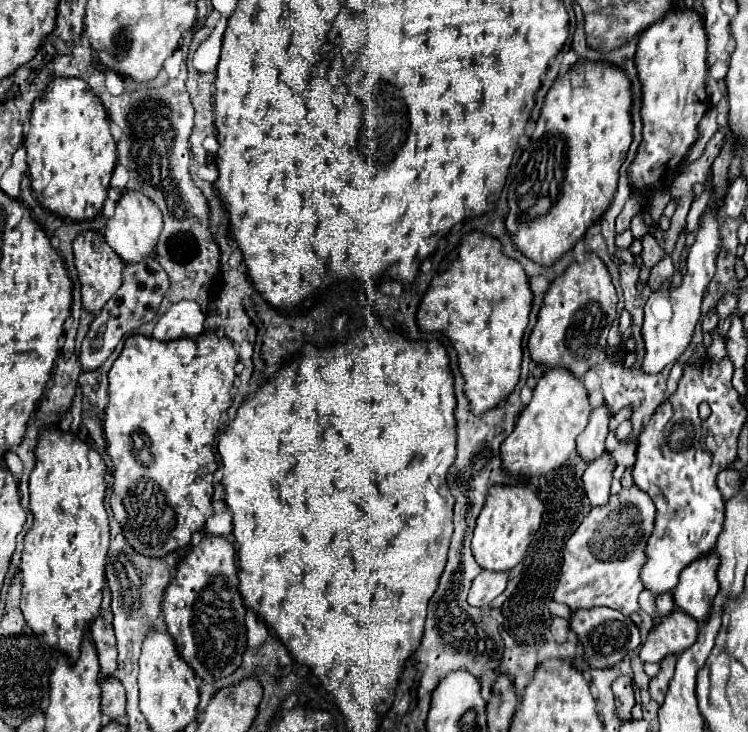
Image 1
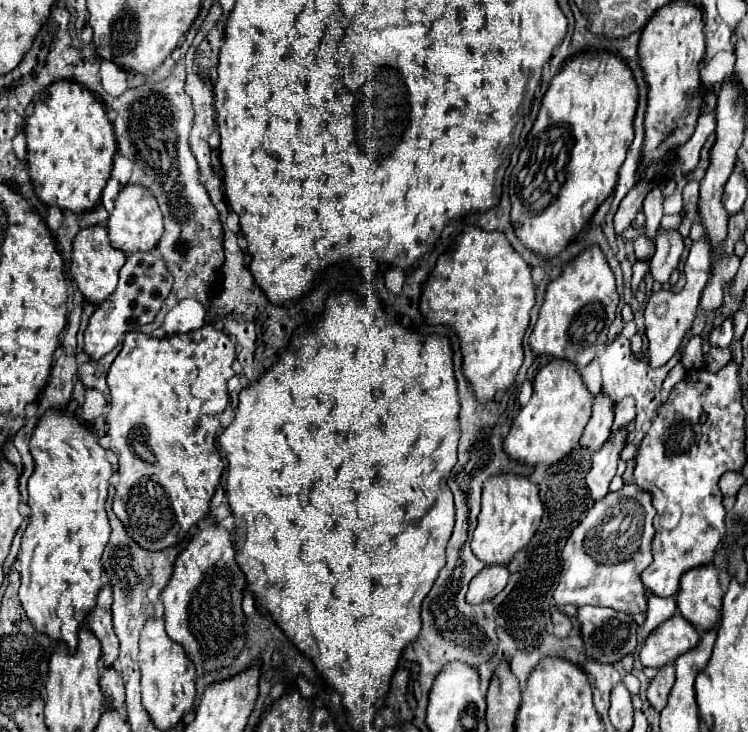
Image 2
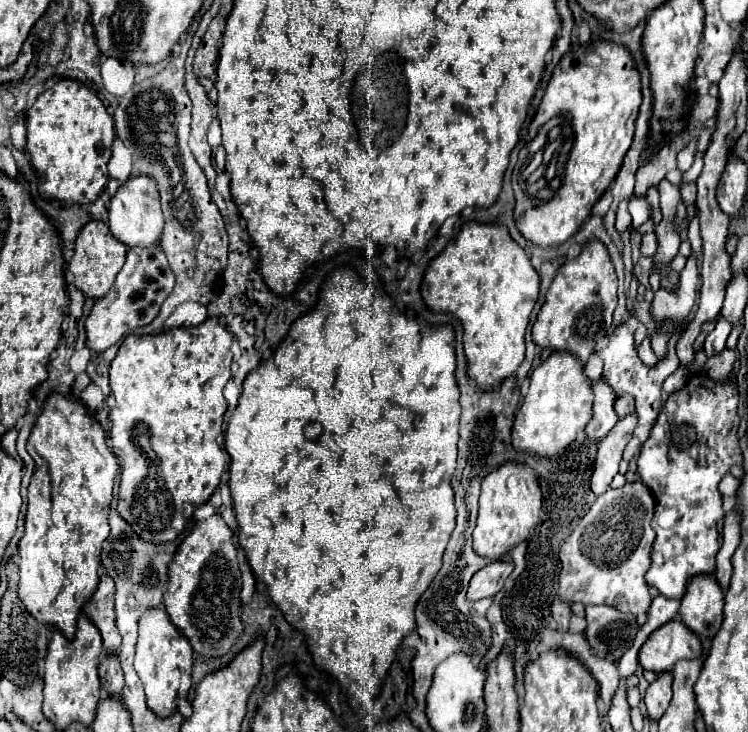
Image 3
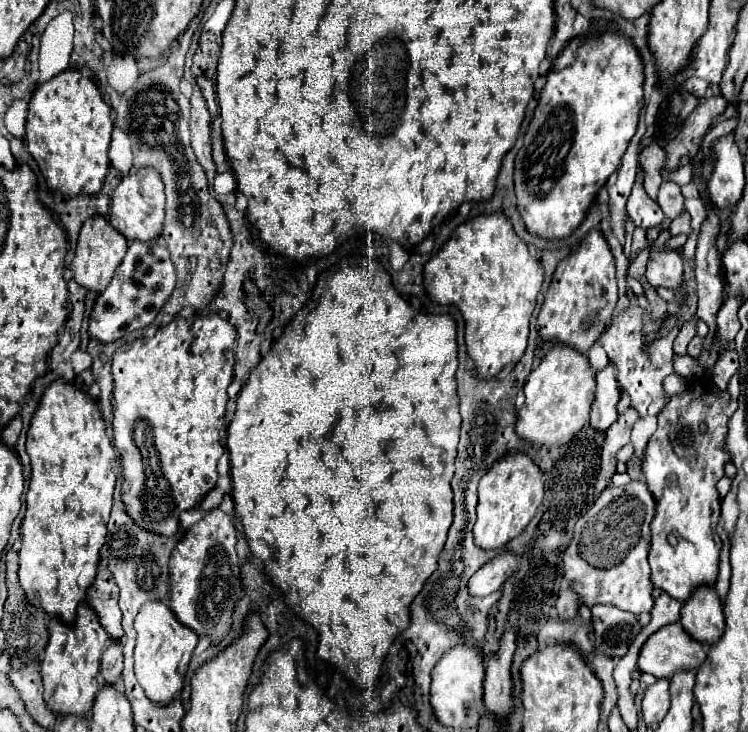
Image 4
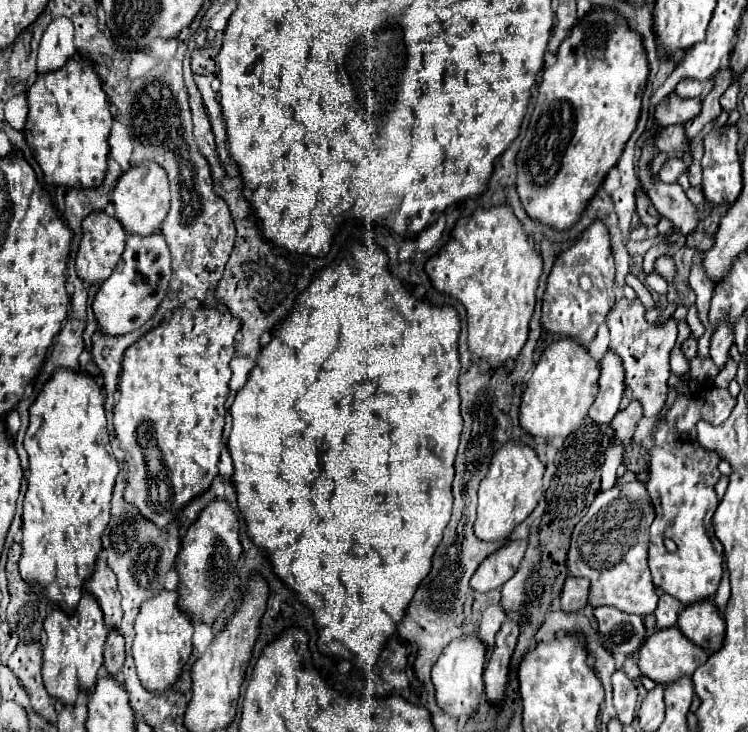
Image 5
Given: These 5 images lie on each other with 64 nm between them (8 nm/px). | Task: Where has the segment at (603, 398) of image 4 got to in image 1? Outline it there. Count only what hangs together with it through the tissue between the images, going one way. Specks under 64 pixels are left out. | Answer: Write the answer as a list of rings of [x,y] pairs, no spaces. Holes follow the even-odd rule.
[[[606,404],[592,410],[586,430],[578,436],[578,454],[584,460],[592,462],[604,452],[604,440],[608,436],[610,418],[612,418],[612,414]]]

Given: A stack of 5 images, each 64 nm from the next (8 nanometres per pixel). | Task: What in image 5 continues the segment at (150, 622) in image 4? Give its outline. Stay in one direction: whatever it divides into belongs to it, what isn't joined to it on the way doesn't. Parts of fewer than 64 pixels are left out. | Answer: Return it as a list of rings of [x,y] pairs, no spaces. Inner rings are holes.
[[[164,590],[156,598],[150,598],[142,604],[134,622],[136,636],[132,654],[144,688],[150,692],[164,692],[176,682],[192,652],[192,628],[192,616],[178,606],[178,590]]]

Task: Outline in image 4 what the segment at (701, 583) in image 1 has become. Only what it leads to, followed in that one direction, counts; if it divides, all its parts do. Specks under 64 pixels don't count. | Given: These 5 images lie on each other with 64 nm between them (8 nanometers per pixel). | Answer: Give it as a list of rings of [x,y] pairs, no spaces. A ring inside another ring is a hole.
[[[698,592],[690,604],[682,606],[682,628],[700,644],[714,646],[718,644],[724,632],[722,604],[716,592]]]

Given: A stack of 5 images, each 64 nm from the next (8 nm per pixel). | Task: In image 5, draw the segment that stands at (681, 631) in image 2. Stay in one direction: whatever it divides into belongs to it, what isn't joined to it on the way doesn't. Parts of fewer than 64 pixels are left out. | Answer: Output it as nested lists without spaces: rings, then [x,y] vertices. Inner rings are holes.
[[[676,626],[658,630],[656,634],[646,640],[646,644],[638,650],[638,666],[642,676],[648,676],[656,684],[674,684],[684,676],[692,676],[698,666],[702,666],[708,660],[708,652],[700,646],[692,644]]]

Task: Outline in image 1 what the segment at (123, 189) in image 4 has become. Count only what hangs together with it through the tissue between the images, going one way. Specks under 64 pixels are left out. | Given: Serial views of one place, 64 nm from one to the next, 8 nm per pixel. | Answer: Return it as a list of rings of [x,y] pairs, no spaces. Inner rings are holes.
[[[124,190],[120,200],[116,202],[116,212],[112,218],[108,218],[104,238],[110,244],[110,248],[124,260],[124,262],[134,262],[142,260],[150,254],[154,254],[158,236],[162,232],[162,214],[160,208],[142,192],[138,190]]]

